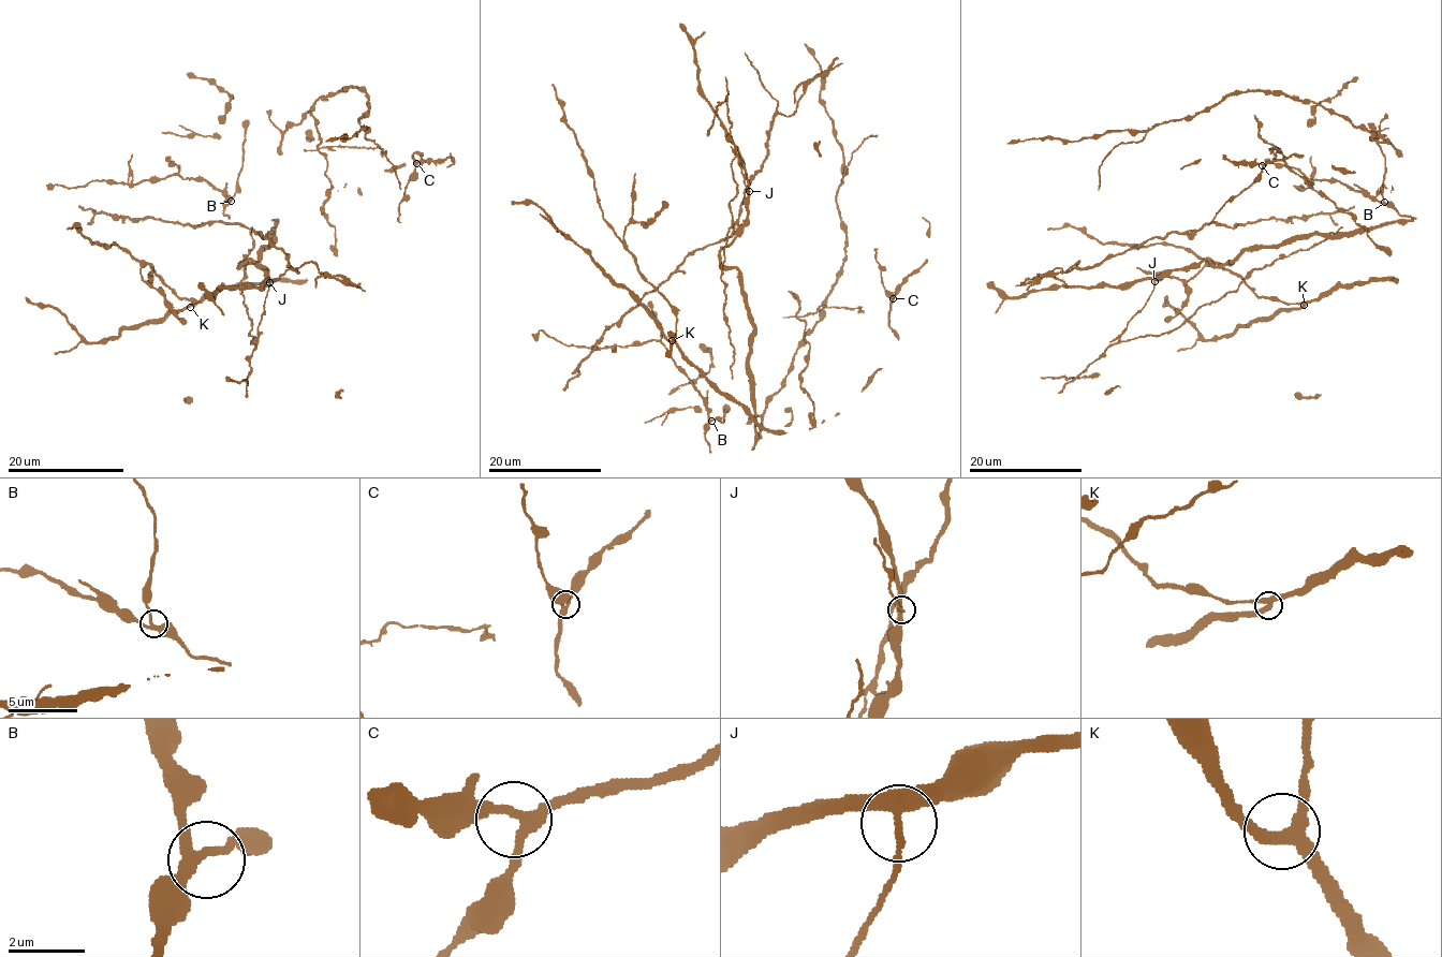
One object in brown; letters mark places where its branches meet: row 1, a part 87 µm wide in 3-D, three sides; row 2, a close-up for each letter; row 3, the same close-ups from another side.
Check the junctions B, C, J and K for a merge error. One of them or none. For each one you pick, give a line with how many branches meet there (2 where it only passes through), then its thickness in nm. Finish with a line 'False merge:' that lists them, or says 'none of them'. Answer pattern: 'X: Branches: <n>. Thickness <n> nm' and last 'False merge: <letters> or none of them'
J: Branches: 3. Thickness 300 nm
False merge: J

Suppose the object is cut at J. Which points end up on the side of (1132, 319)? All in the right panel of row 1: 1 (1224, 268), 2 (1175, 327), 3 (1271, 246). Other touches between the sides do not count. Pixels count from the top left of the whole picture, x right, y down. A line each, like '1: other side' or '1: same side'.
1: other side
2: same side
3: other side

